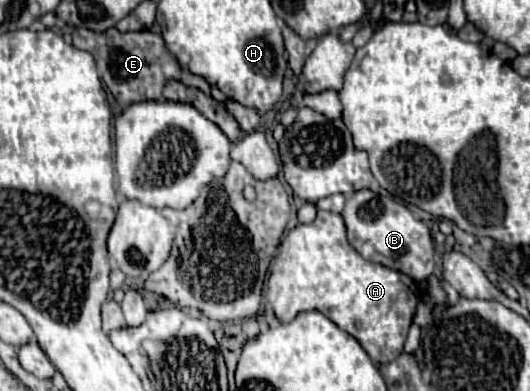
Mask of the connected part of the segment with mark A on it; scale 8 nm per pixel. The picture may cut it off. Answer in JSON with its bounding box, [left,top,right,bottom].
[268,210,418,364]

